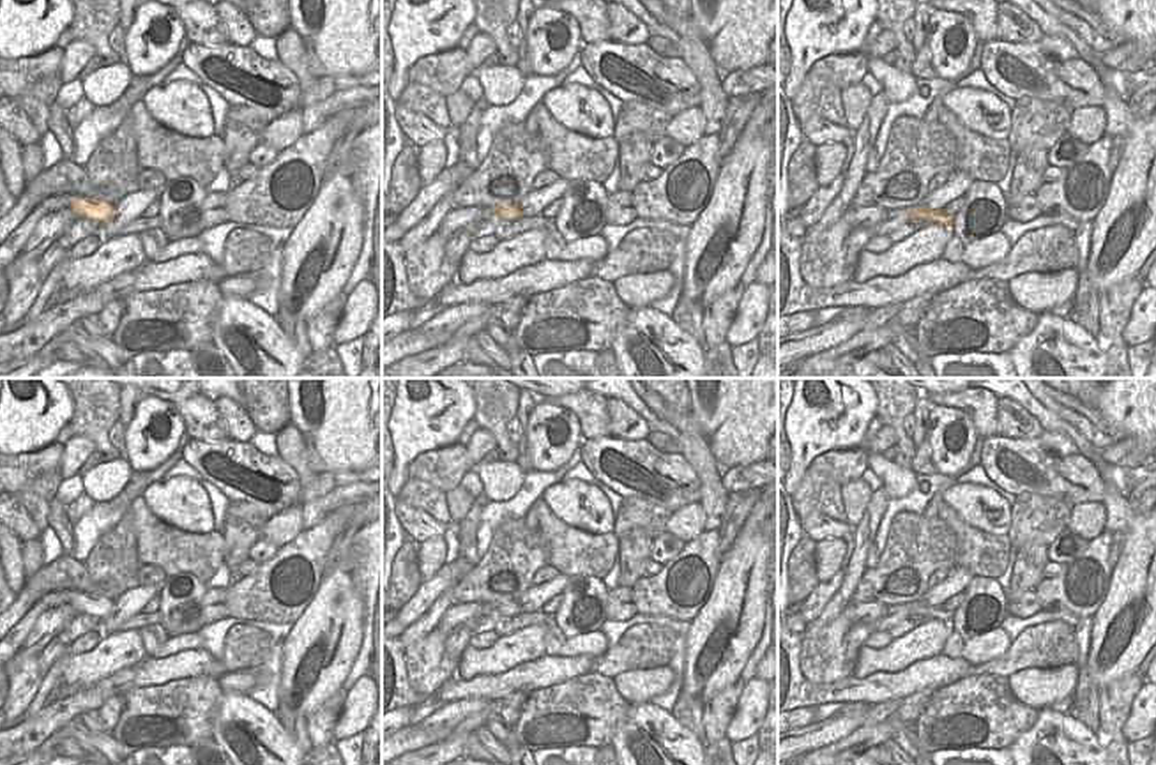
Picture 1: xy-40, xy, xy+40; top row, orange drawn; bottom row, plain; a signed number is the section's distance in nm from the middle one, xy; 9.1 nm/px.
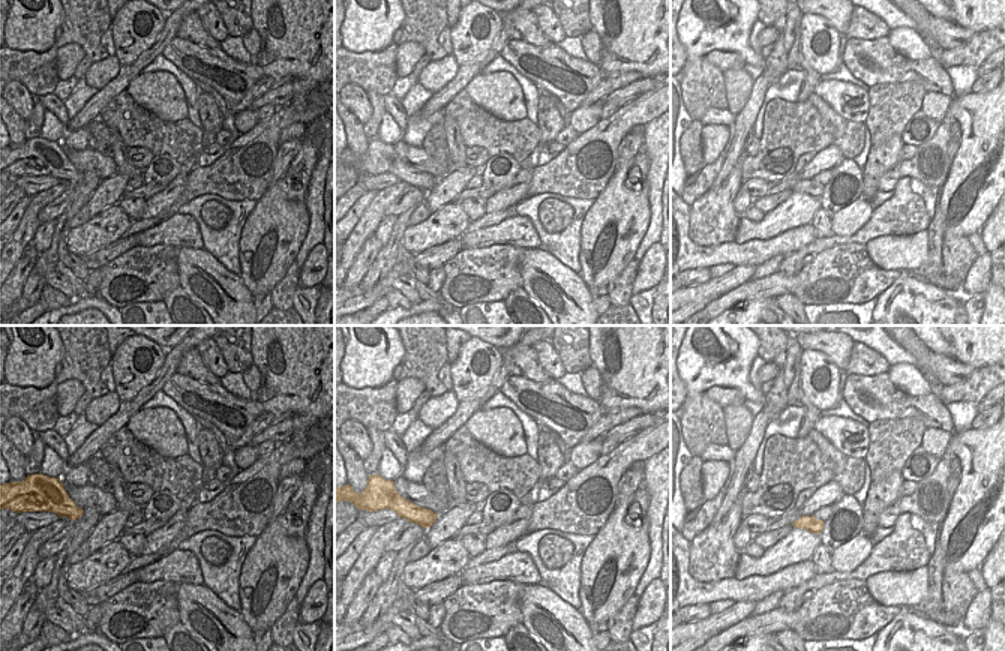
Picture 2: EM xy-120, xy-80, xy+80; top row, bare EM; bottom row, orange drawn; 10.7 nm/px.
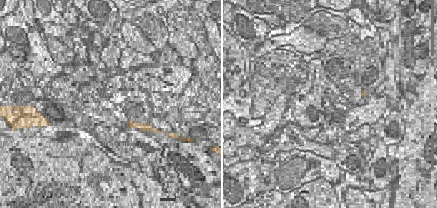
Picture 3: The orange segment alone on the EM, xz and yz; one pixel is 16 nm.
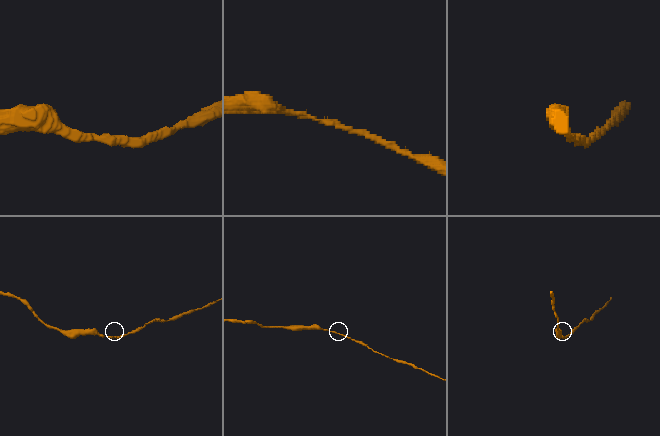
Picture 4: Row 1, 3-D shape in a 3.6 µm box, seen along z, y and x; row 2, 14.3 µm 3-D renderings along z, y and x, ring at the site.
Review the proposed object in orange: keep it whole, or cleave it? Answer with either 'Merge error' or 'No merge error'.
No merge error

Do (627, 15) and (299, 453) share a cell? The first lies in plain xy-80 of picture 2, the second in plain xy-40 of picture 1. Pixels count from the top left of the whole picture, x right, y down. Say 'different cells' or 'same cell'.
different cells

